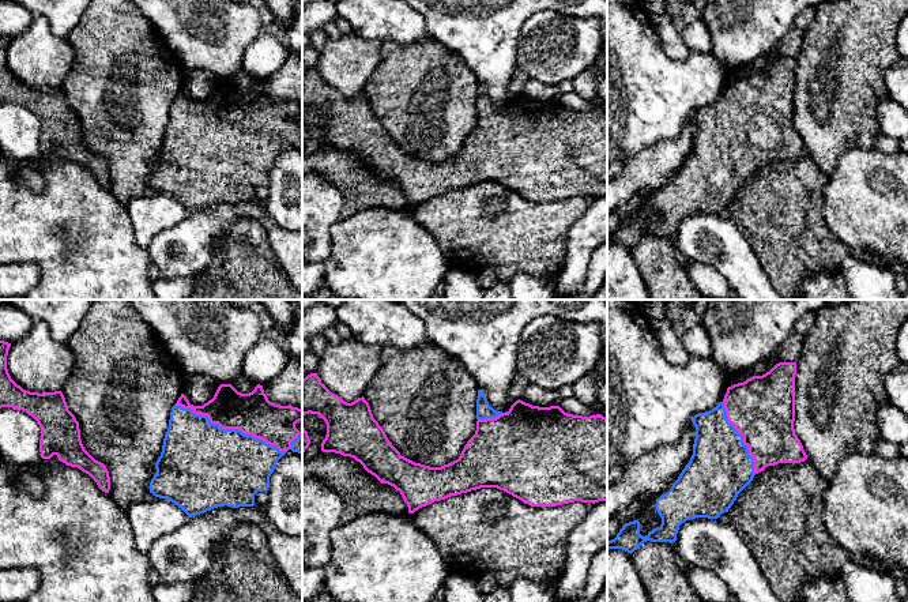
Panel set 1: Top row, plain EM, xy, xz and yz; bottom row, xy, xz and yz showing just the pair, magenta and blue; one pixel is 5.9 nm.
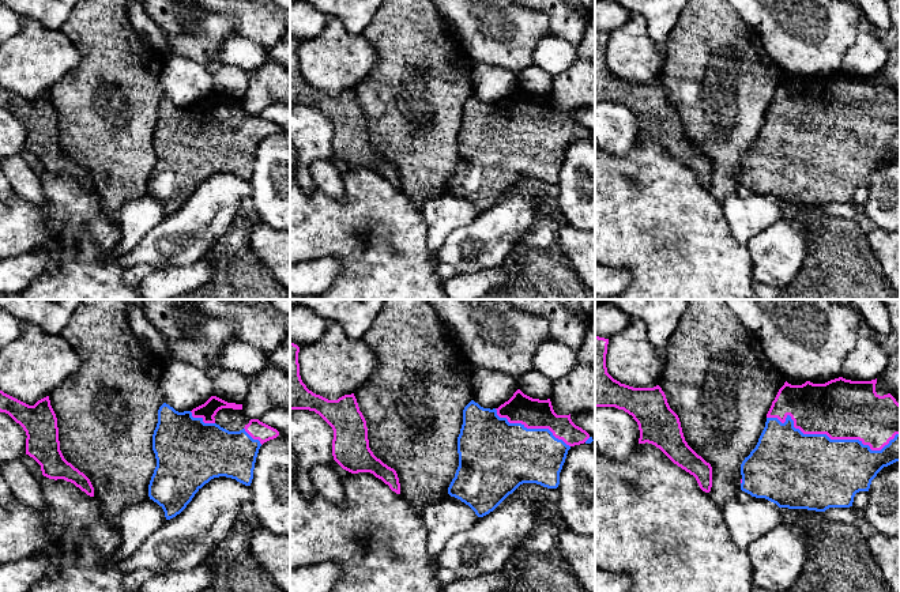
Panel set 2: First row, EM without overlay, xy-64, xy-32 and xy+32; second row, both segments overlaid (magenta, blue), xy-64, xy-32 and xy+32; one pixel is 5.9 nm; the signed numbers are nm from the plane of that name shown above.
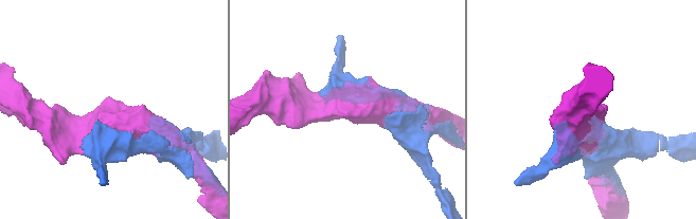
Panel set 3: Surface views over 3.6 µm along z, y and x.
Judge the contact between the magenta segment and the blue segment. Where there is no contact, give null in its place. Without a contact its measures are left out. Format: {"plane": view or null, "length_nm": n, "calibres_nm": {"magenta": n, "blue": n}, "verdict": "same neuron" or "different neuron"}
{"plane": "xy", "length_nm": 700, "calibres_nm": {"magenta": 240, "blue": 460}, "verdict": "same neuron"}

